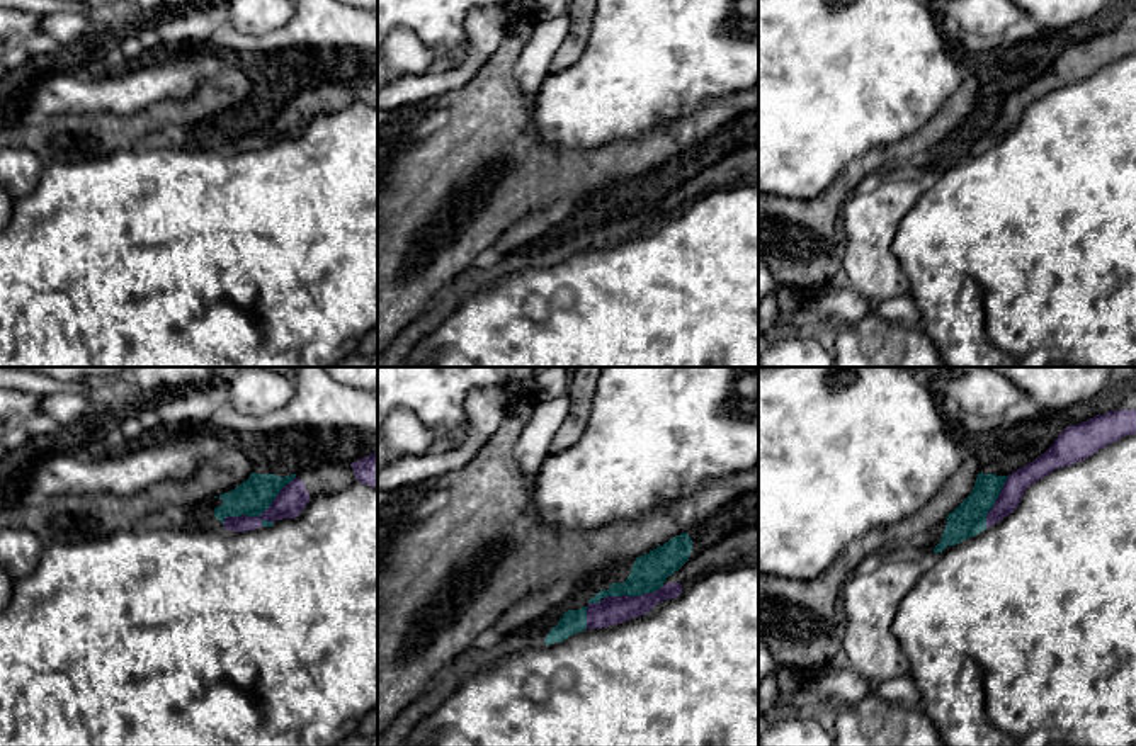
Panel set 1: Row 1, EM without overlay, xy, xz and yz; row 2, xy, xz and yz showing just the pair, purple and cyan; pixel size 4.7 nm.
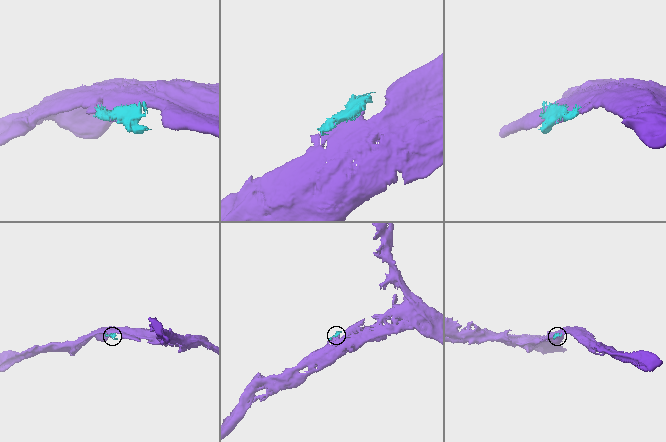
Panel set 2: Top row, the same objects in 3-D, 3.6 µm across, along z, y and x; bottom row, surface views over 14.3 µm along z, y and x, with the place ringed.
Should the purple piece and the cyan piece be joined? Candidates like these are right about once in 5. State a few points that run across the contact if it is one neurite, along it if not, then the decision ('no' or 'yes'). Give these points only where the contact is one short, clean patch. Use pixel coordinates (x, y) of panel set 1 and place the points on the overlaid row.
no

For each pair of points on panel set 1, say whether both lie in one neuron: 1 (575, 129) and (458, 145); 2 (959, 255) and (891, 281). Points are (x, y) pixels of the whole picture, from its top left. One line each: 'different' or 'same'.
1: different
2: different

